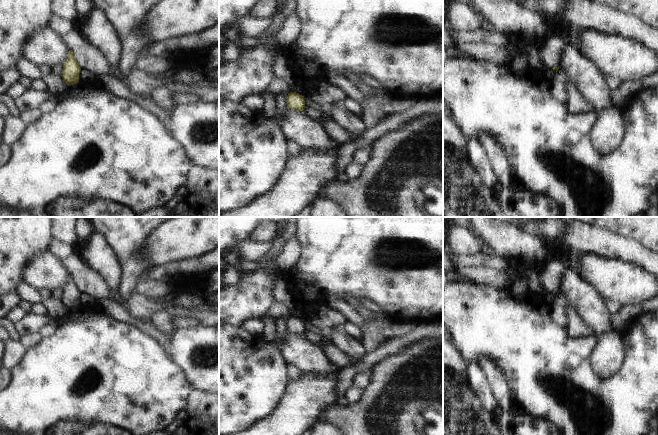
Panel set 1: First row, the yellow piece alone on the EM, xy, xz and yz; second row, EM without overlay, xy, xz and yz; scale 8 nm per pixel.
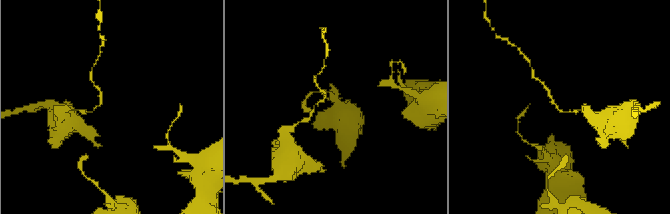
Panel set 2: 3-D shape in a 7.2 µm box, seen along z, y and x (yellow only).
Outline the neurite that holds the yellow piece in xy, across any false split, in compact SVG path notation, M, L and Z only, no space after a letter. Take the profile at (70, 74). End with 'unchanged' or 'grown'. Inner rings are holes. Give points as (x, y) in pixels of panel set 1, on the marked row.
M72 50L68 51L68 58L63 63L63 70L61 72L61 77L63 81L71 86L73 84L77 84L79 82L79 73L81 68L72 52Z | unchanged

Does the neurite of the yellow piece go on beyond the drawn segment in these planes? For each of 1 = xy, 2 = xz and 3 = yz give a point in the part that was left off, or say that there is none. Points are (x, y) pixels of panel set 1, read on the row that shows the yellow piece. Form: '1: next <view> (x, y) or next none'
1: next none
2: next none
3: next none

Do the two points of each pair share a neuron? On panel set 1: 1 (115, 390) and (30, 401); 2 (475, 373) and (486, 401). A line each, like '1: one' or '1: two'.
1: one
2: one

